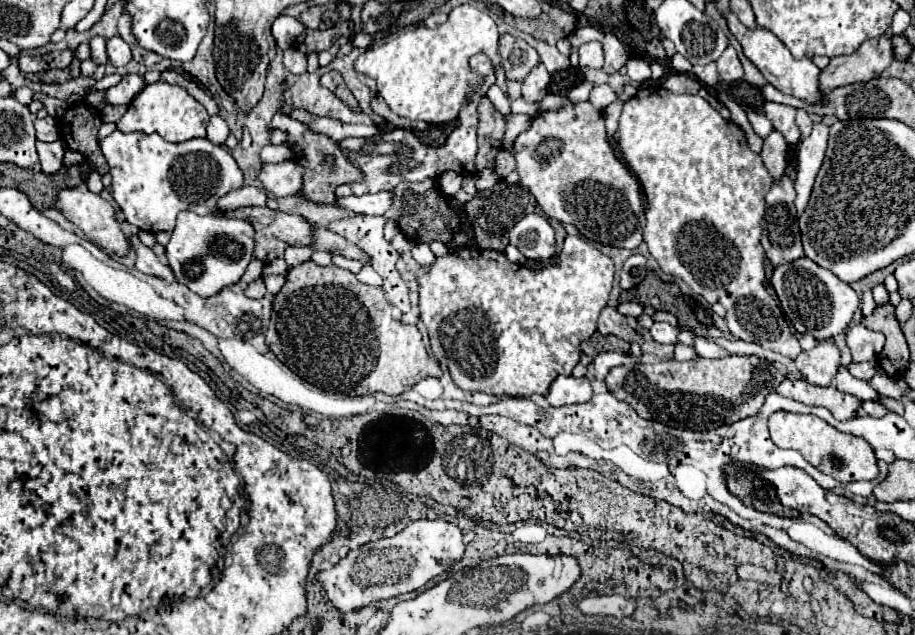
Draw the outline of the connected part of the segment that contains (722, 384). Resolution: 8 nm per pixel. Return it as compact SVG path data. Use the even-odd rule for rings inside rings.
M724 356L712 360L694 358L688 362L664 360L658 364L616 366L604 382L618 400L628 402L646 420L658 420L670 428L712 430L758 414L766 396L782 380L784 376L764 358Z

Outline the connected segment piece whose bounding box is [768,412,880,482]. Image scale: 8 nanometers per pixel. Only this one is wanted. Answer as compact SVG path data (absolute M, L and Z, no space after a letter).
M774 412L770 416L770 436L778 448L798 450L812 466L820 472L836 478L838 482L854 482L854 480L876 480L880 474L876 456L872 446L852 434L840 432L828 422L812 414L792 414L792 412Z

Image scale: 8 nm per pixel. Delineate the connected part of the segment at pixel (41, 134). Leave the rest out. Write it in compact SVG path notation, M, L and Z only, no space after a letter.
M47 116L43 119L36 119L34 127L36 138L42 142L54 142L60 138L60 127L52 117Z

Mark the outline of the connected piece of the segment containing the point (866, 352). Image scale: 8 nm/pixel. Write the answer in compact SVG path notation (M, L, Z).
M856 324L848 328L846 332L846 342L852 352L854 362L864 362L864 360L876 360L878 352L884 346L884 336L880 332L868 330L864 324Z

